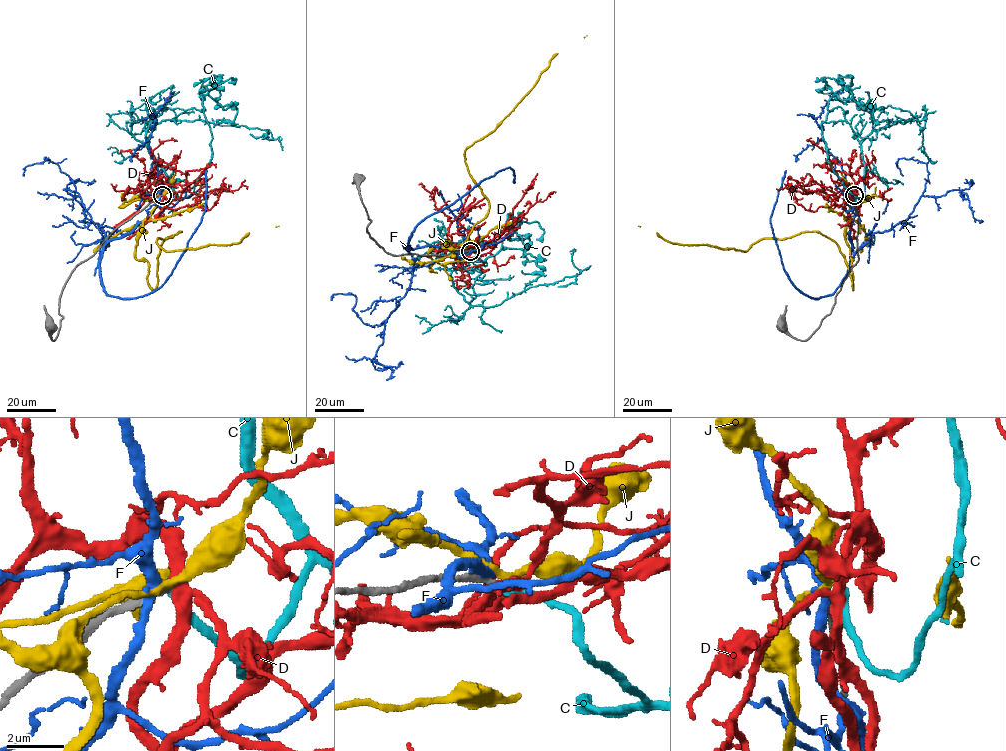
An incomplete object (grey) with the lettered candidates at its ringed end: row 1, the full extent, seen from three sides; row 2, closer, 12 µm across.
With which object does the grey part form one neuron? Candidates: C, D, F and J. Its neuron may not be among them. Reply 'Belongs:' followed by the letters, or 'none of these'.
Belongs: C

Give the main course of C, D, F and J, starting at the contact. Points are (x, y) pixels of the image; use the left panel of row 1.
C: (162, 195), (168, 202), (173, 188), (148, 148), (145, 123), (202, 119), (271, 132), (272, 139), (261, 139)
D: (162, 195), (160, 190), (154, 191), (148, 182), (148, 177), (159, 166), (185, 174), (212, 164), (215, 167)
F: (160, 196), (144, 221), (105, 245), (100, 277), (109, 295), (146, 295), (164, 282), (205, 210), (206, 170)
J: (162, 195), (135, 247), (153, 289), (160, 245), (181, 231), (157, 238), (180, 250), (279, 226)

